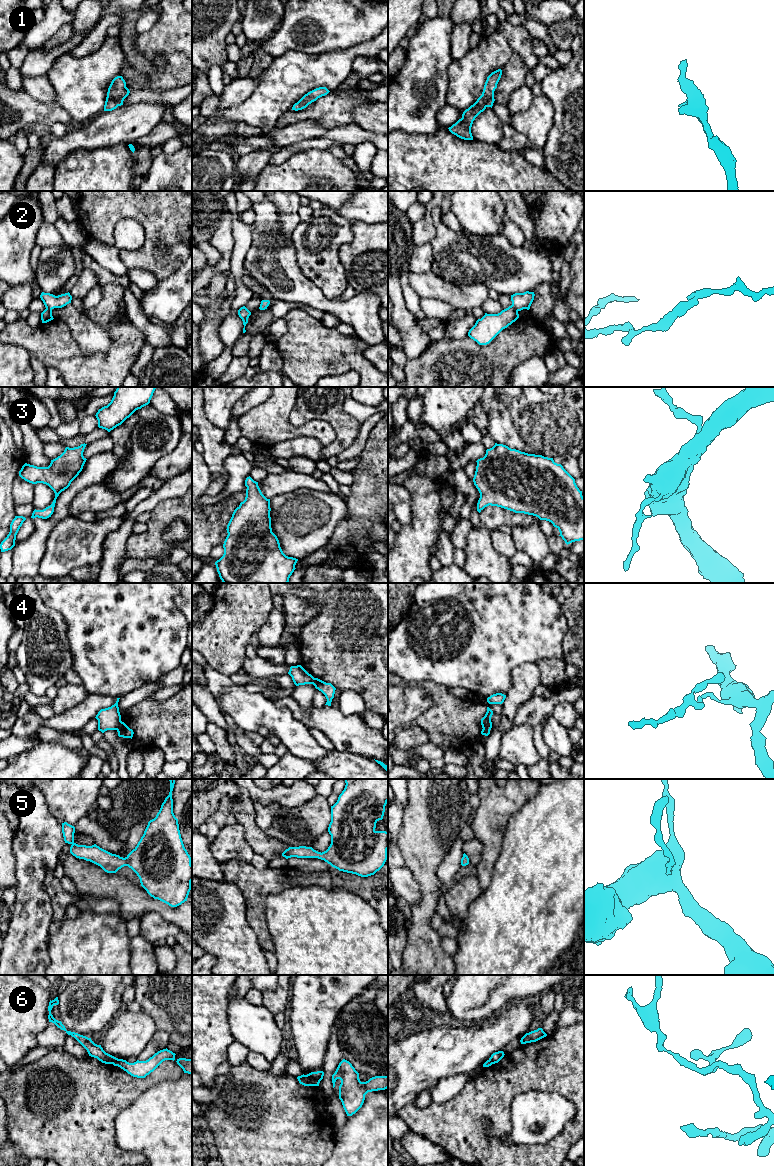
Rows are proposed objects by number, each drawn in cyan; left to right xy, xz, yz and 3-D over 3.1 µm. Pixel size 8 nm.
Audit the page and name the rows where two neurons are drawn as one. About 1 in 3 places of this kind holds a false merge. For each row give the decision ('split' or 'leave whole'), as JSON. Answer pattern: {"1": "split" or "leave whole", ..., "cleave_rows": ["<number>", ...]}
{"1": "leave whole", "2": "split", "3": "leave whole", "4": "split", "5": "leave whole", "6": "split", "cleave_rows": ["2", "4", "6"]}

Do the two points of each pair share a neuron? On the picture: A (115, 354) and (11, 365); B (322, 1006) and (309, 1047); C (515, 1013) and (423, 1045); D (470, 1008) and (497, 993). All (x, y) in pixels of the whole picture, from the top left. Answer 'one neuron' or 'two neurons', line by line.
A: two neurons
B: one neuron
C: one neuron
D: one neuron

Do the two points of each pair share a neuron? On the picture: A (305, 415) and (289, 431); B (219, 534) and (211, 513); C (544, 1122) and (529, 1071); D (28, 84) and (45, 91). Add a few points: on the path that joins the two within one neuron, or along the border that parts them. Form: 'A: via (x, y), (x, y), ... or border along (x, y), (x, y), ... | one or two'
A: border along (288, 415), (288, 420), (294, 425), (318, 420) | two
B: via (214, 529), (211, 526), (211, 518) | one
C: border along (558, 1094), (552, 1091), (523, 1091), (513, 1100) | two
D: via (32, 86), (38, 87), (41, 90) | one

